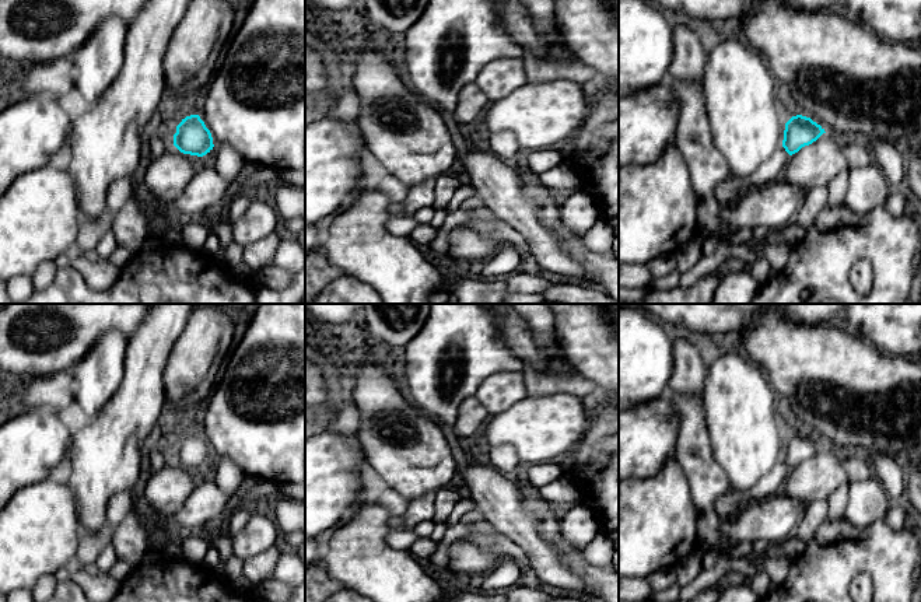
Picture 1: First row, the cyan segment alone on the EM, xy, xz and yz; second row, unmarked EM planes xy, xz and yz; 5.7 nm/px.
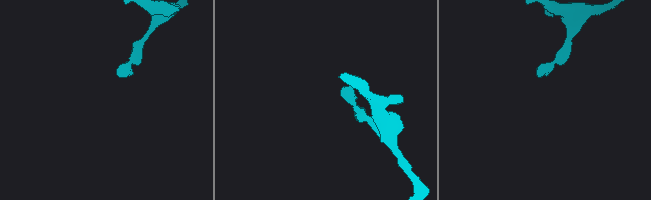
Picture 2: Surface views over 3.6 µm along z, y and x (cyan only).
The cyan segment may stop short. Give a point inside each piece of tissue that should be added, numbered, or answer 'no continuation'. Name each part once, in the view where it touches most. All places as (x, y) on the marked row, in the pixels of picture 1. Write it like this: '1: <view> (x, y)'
1: yz (731, 189)

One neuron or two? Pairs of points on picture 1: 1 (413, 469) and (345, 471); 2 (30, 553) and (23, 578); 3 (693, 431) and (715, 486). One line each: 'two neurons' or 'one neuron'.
1: two neurons
2: one neuron
3: one neuron

